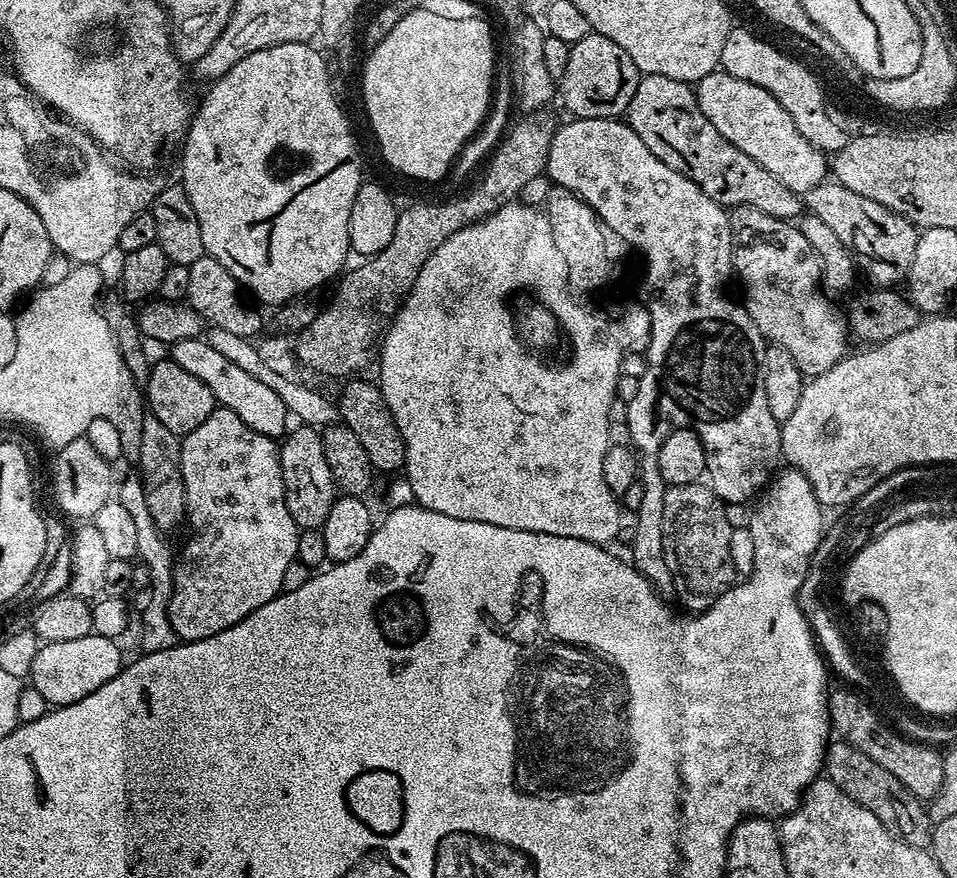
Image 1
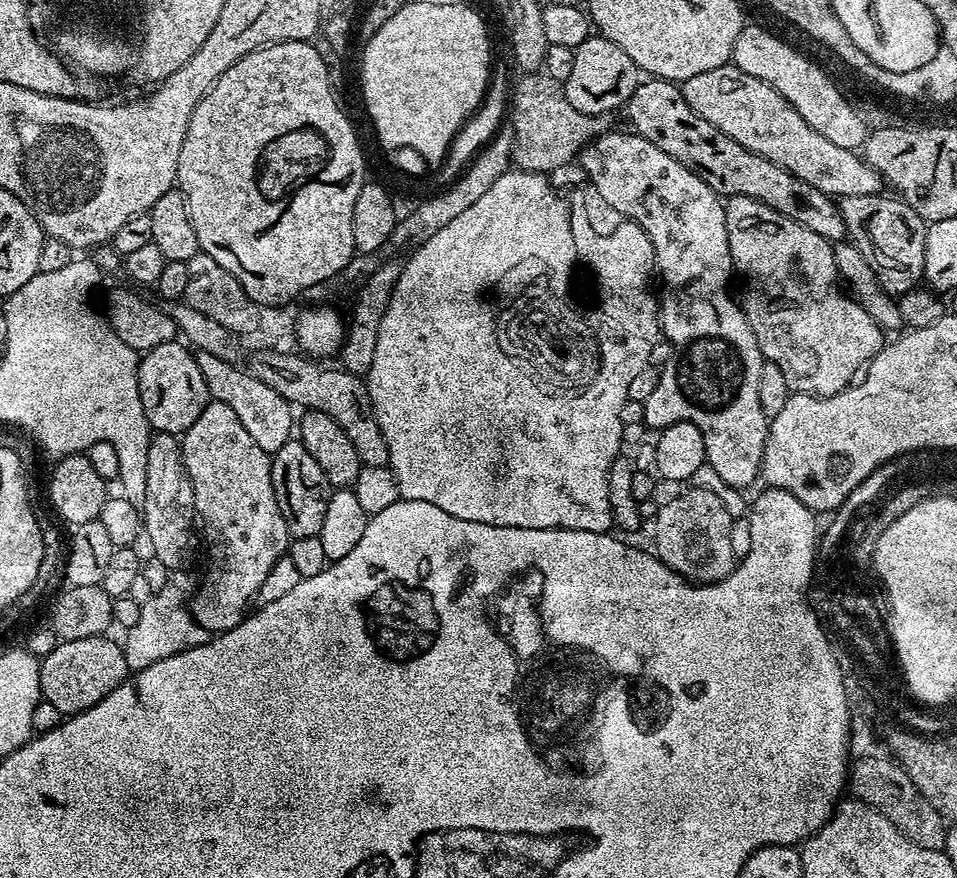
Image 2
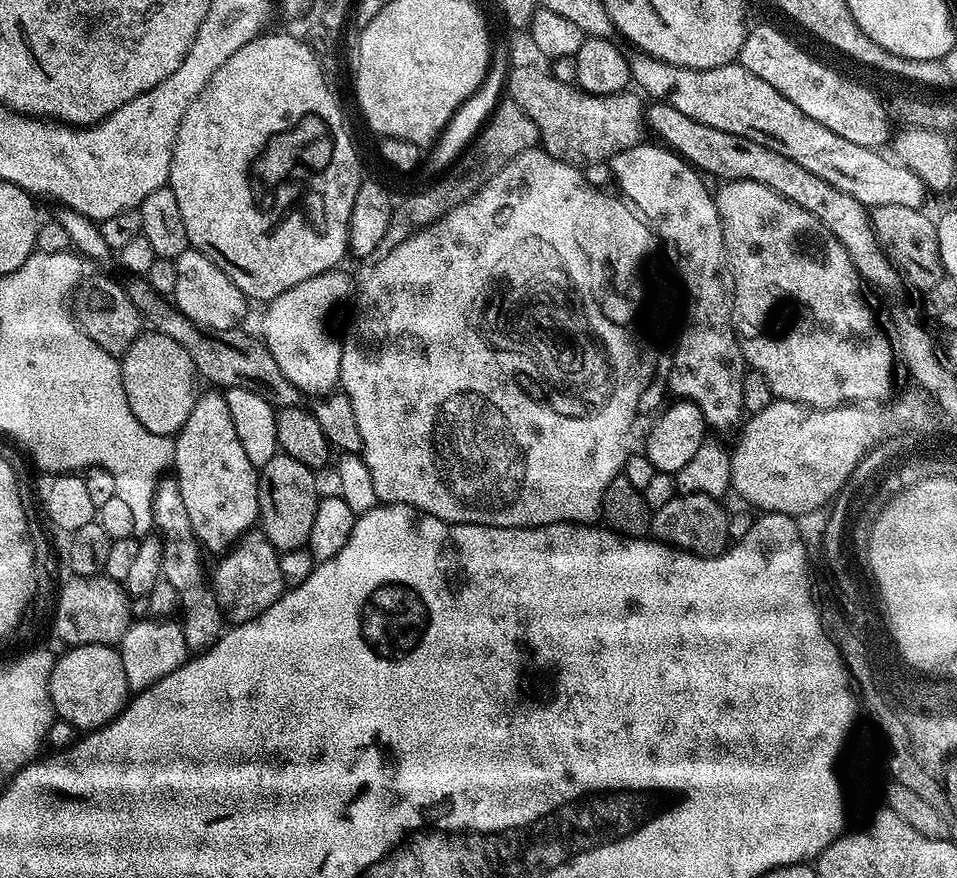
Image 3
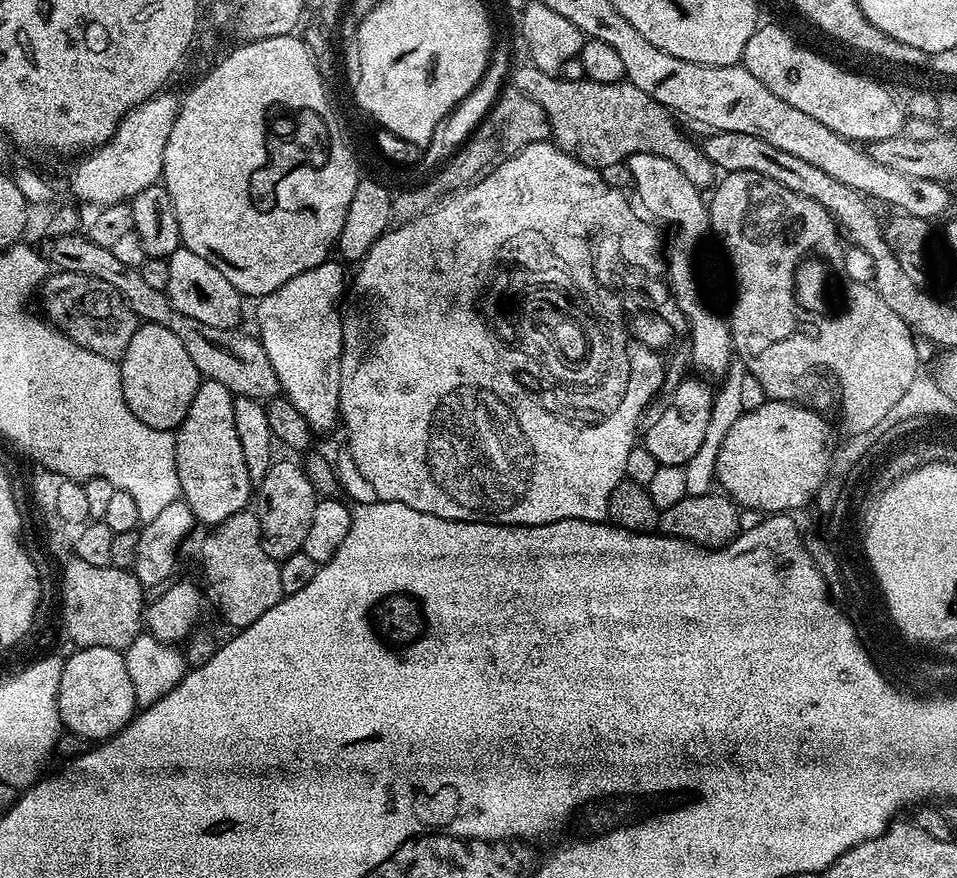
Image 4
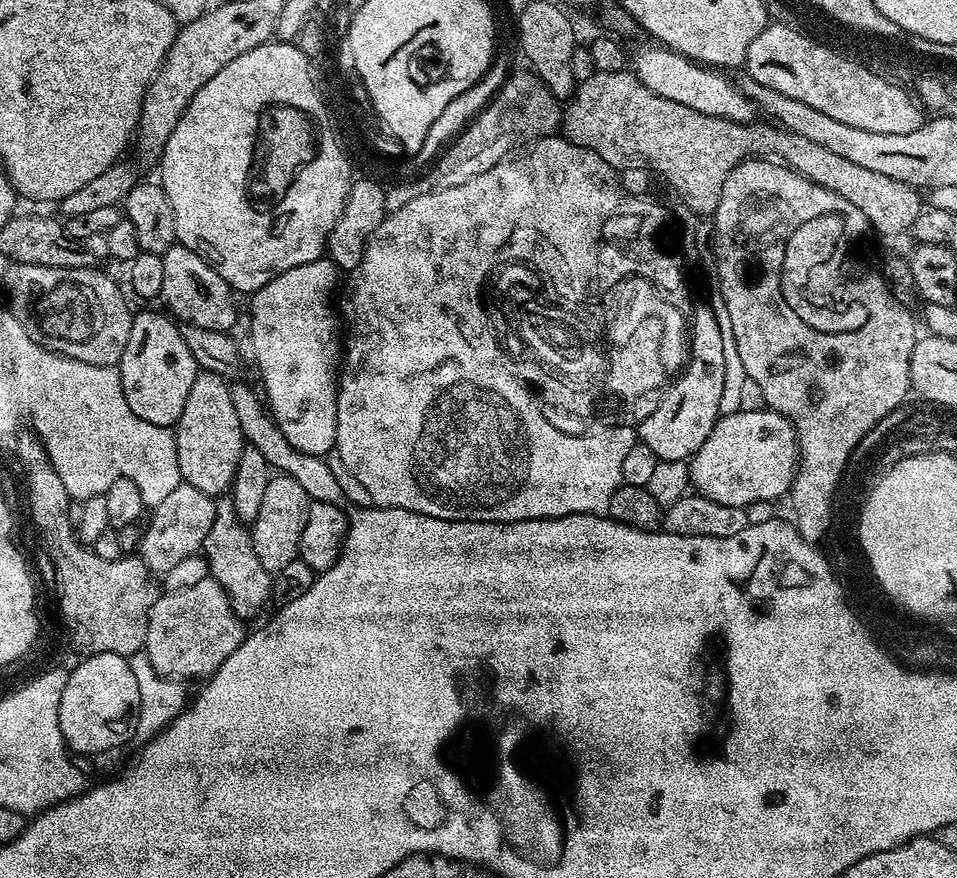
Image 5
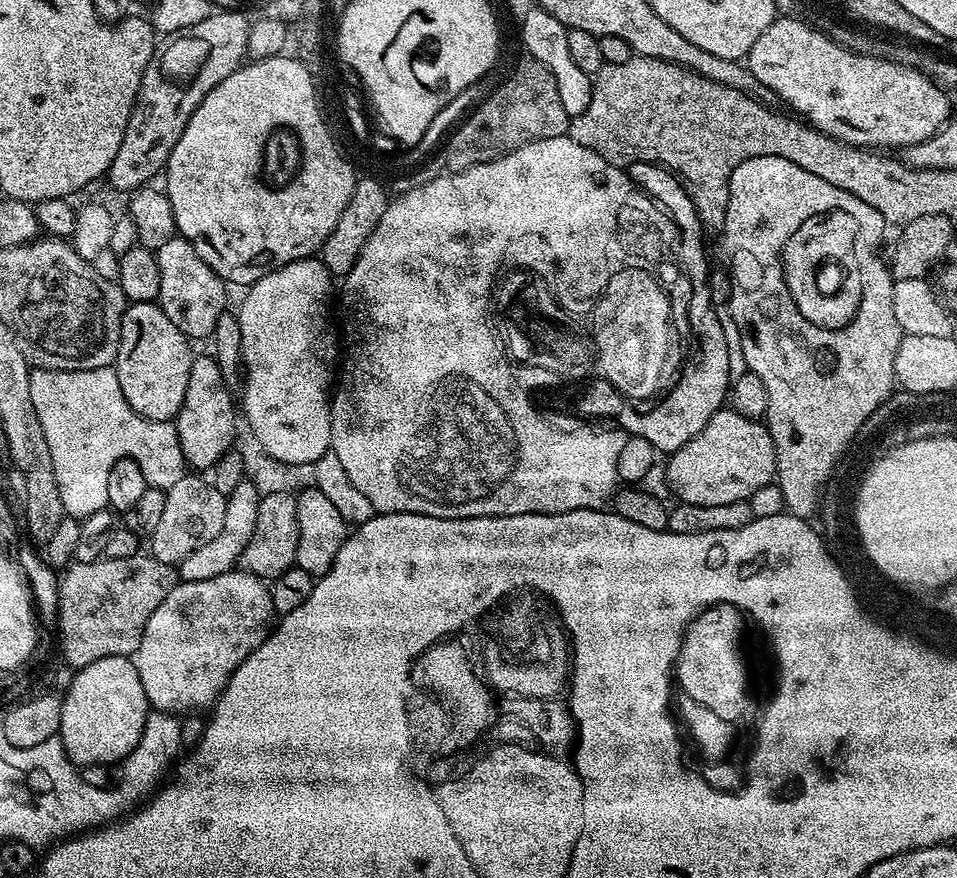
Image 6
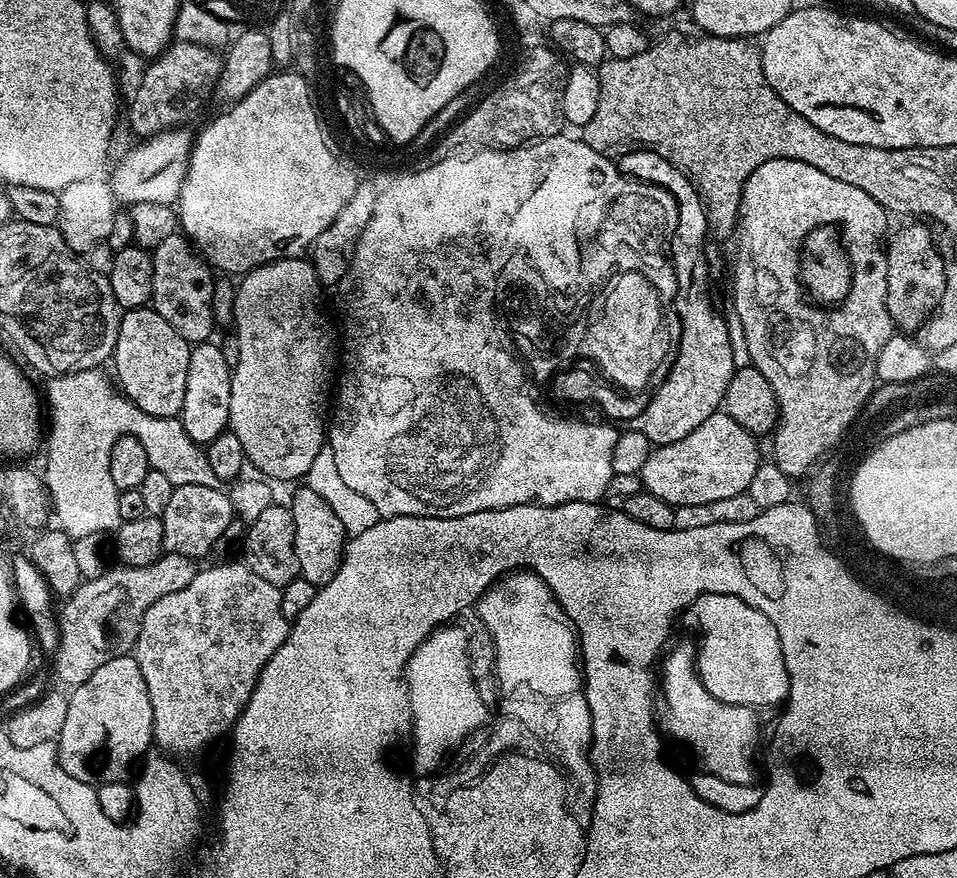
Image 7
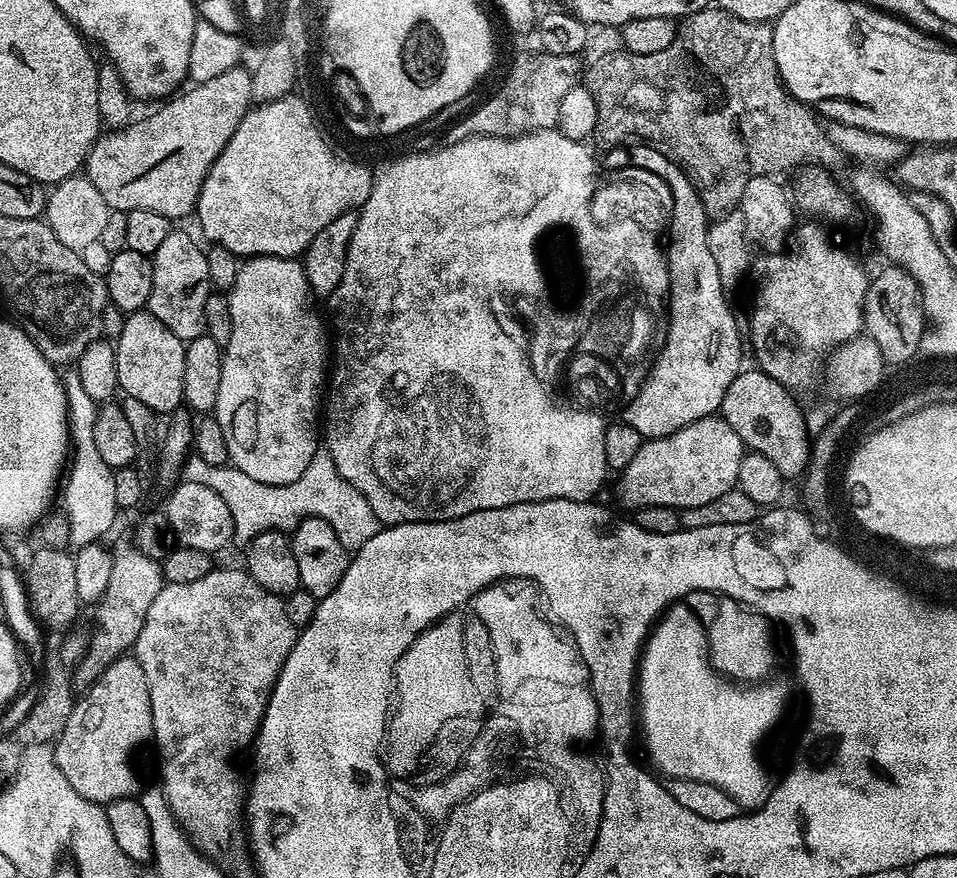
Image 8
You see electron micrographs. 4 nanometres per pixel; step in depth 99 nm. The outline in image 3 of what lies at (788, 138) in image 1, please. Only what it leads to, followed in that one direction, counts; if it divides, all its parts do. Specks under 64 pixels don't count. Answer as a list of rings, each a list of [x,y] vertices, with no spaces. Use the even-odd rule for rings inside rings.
[[[633,51],[628,56],[628,65],[632,71],[631,83],[645,97],[656,102],[663,102],[674,106],[674,110],[679,110],[686,114],[686,118],[694,118],[694,122],[702,122],[706,126],[714,126],[714,130],[726,130],[726,134],[738,134],[742,138],[750,138],[754,142],[762,142],[762,146],[770,146],[770,150],[778,150],[778,154],[783,154],[785,158],[790,158],[798,162],[798,166],[803,166],[805,170],[810,170],[810,174],[818,174],[830,186],[850,194],[850,198],[858,198],[858,202],[864,204],[869,209],[878,206],[910,206],[911,208],[923,209],[924,195],[926,189],[918,174],[914,174],[906,165],[897,162],[895,159],[887,160],[883,151],[858,146],[854,142],[849,142],[846,138],[841,138],[839,134],[834,134],[834,130],[826,130],[822,122],[814,122],[810,114],[802,114],[790,98],[778,94],[770,82],[762,82],[758,74],[750,74],[738,62],[714,66],[713,68],[683,68],[667,64],[647,56],[645,52]]]

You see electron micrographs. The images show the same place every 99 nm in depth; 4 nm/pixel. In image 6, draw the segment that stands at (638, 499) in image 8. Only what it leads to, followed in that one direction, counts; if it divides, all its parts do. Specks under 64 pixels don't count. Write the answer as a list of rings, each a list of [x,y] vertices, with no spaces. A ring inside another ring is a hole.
[[[731,406],[718,409],[714,418],[668,460],[668,484],[681,504],[726,506],[726,502],[749,500],[754,490],[776,479],[776,451],[767,423],[738,414]]]

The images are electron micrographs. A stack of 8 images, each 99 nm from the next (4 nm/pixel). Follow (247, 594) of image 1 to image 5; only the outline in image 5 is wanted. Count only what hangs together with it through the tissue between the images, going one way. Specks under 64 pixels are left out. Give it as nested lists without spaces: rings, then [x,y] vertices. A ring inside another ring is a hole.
[[[197,371],[194,386],[190,386],[190,395],[182,409],[182,418],[174,425],[181,481],[213,498],[223,497],[231,489],[238,458],[246,446],[228,385],[225,377]]]

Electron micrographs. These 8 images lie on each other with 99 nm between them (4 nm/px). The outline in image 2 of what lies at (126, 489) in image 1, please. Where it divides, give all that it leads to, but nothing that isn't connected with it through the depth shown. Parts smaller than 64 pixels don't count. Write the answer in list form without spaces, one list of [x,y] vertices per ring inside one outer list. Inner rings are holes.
[[[169,578],[169,580],[162,586],[162,590],[152,593],[152,597],[145,605],[141,606],[141,613],[139,615],[138,622],[134,626],[130,626],[123,633],[124,640],[122,639],[122,647],[124,649],[124,657],[126,658],[126,666],[133,673],[141,672],[146,666],[154,666],[154,662],[162,662],[162,658],[174,658],[174,654],[182,654],[186,650],[194,650],[195,648],[200,648],[203,644],[208,643],[210,639],[210,634],[202,626],[198,626],[198,622],[192,617],[189,605],[186,603],[186,596],[184,600],[184,588],[180,584],[175,584],[175,579]]]

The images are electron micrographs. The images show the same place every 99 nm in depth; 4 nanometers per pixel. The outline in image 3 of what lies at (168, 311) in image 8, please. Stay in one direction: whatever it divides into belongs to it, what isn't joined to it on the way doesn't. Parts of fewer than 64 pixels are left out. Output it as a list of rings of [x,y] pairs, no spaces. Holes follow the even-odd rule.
[[[188,247],[181,256],[175,260],[178,270],[178,279],[172,291],[171,299],[174,306],[186,318],[190,318],[192,323],[209,330],[230,330],[239,329],[244,320],[244,315],[248,312],[250,301],[247,296],[230,282],[230,278],[206,254],[196,251],[193,247]]]

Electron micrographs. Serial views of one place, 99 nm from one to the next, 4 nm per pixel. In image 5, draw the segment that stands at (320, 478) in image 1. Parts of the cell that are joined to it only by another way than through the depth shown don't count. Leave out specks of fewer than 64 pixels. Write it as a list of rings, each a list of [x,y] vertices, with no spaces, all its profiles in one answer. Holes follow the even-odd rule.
[[[283,474],[273,475],[266,486],[266,494],[262,497],[262,506],[258,510],[258,518],[251,521],[252,548],[262,566],[271,574],[282,570],[289,562],[294,562],[300,555],[302,530],[306,530],[306,518],[310,497],[294,478]]]

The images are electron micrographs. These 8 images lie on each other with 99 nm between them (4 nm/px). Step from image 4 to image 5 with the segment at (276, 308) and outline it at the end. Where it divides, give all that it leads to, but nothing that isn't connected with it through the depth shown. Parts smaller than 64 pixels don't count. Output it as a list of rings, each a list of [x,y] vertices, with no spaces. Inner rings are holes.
[[[321,258],[314,262],[306,262],[302,266],[294,266],[294,270],[286,270],[275,276],[266,286],[262,286],[251,297],[252,300],[252,356],[256,359],[256,368],[260,371],[260,380],[264,383],[262,396],[266,407],[276,422],[280,433],[294,446],[294,450],[302,450],[311,456],[327,457],[336,446],[336,389],[338,387],[338,365],[342,360],[342,340],[336,337],[336,316],[332,313],[332,295],[336,292],[336,279],[341,279],[342,273],[335,262]]]

